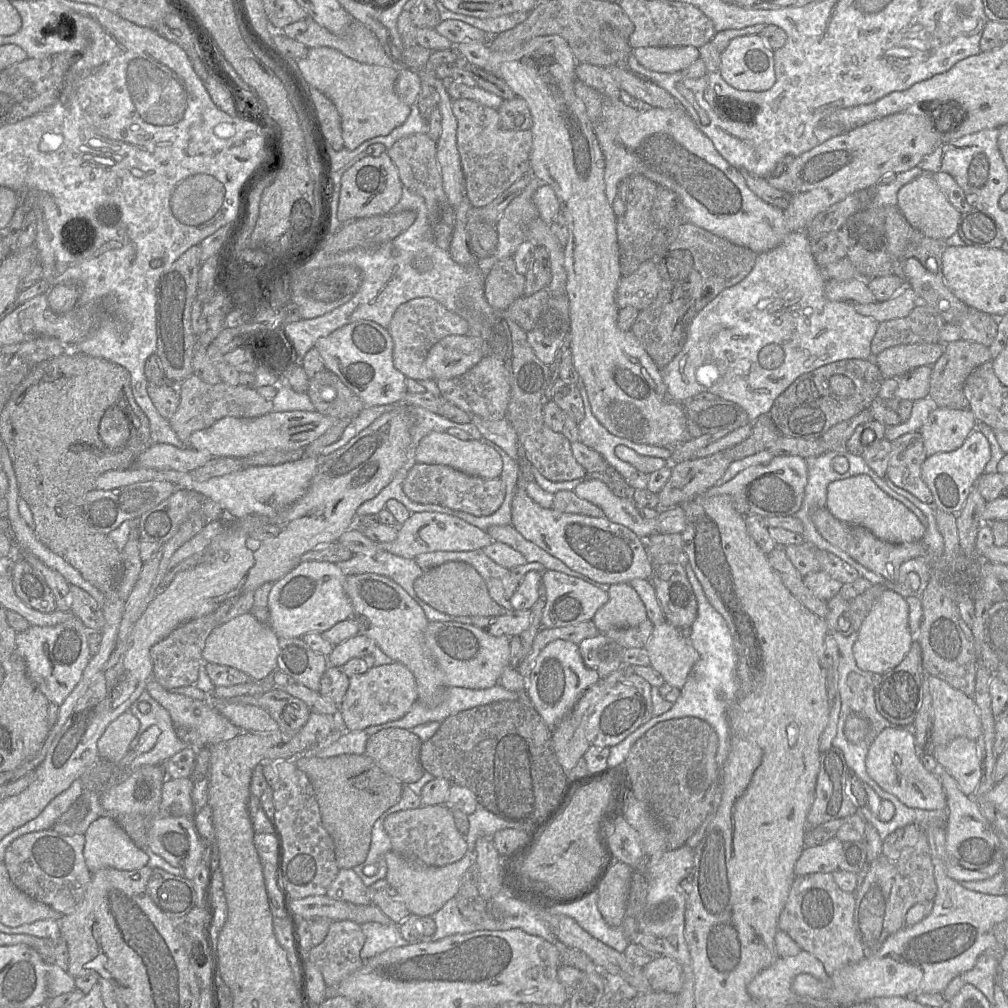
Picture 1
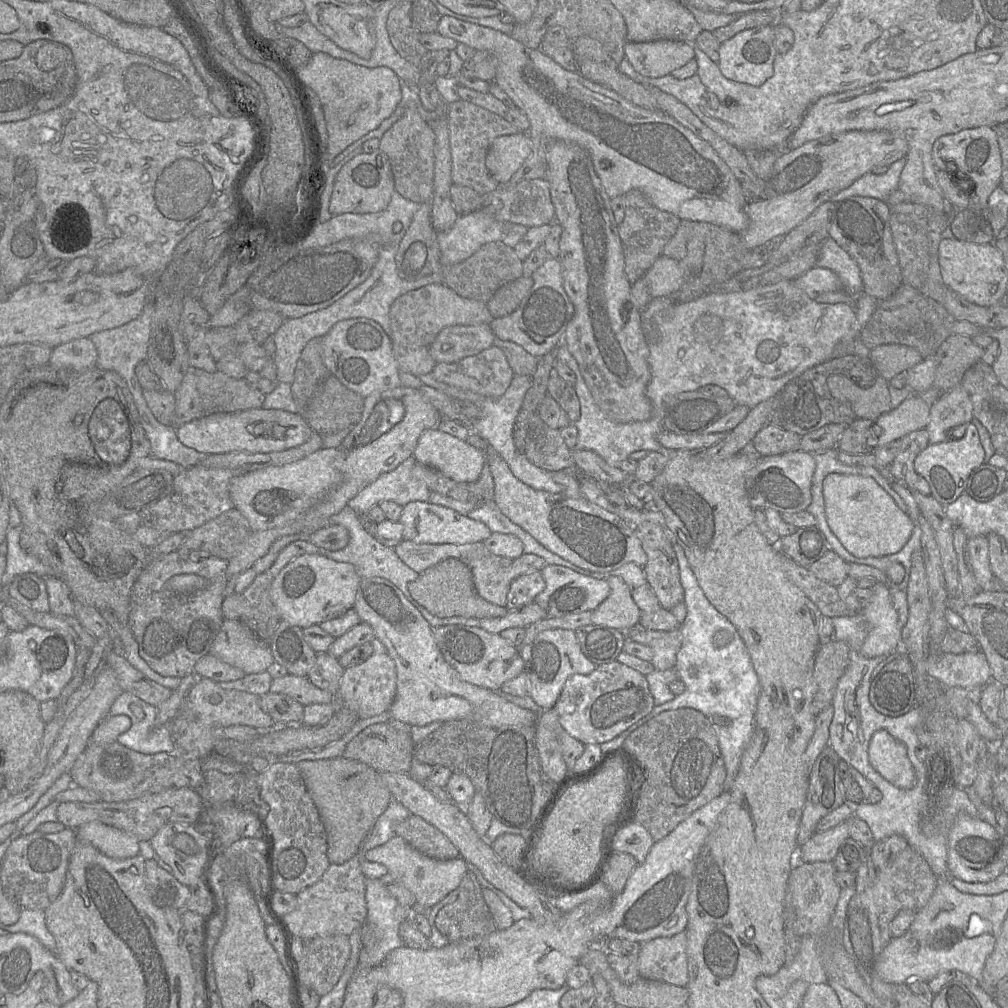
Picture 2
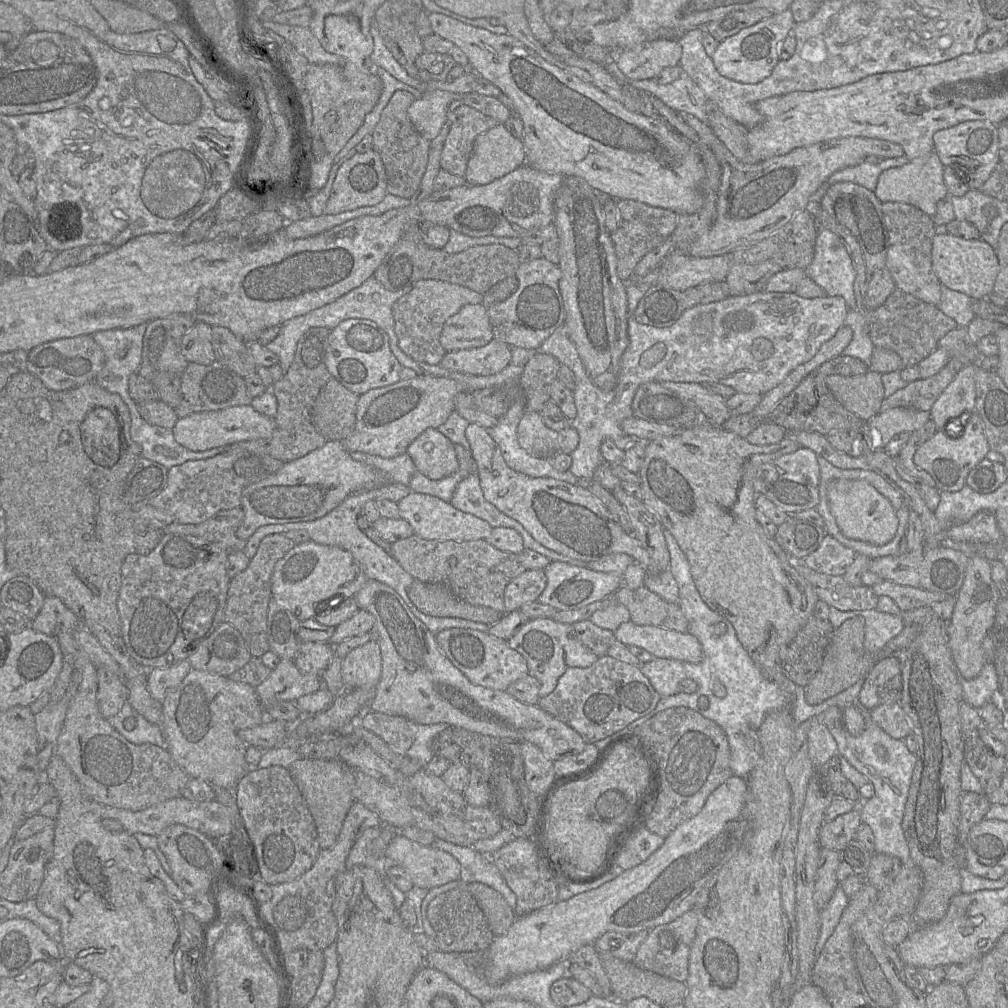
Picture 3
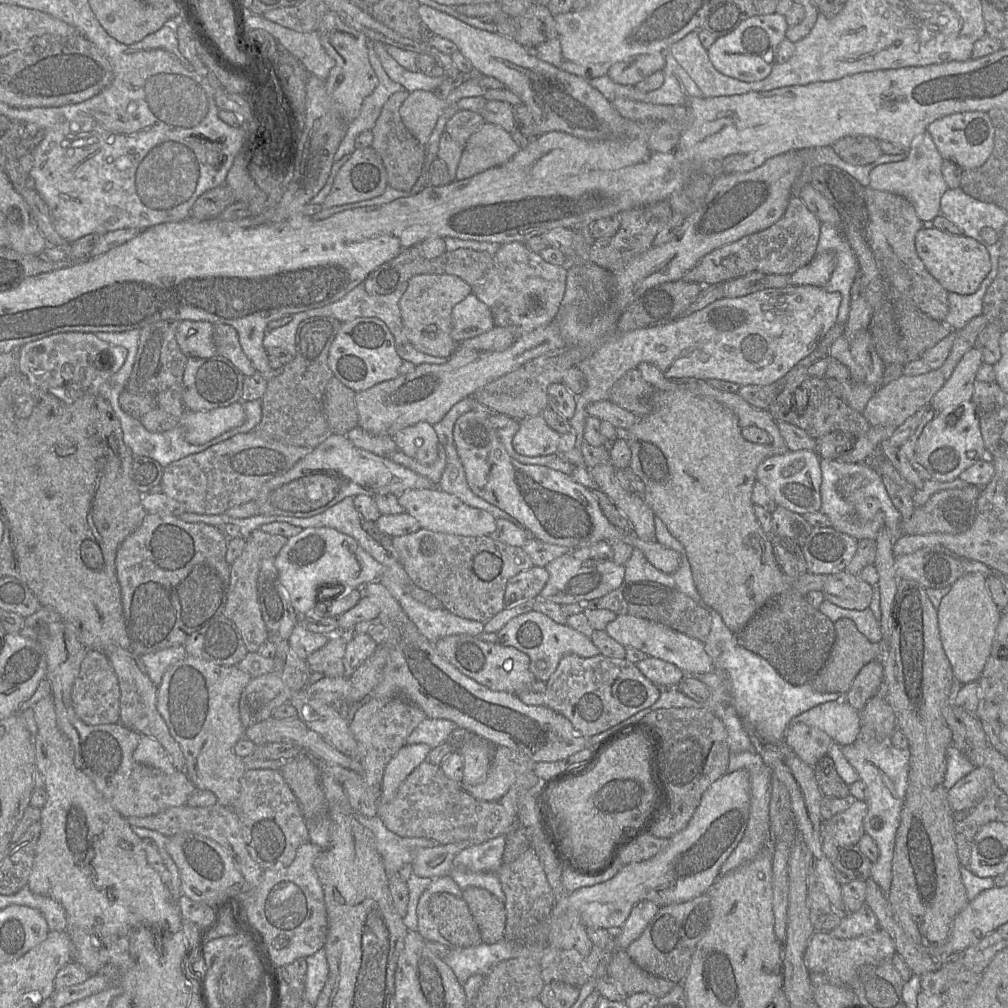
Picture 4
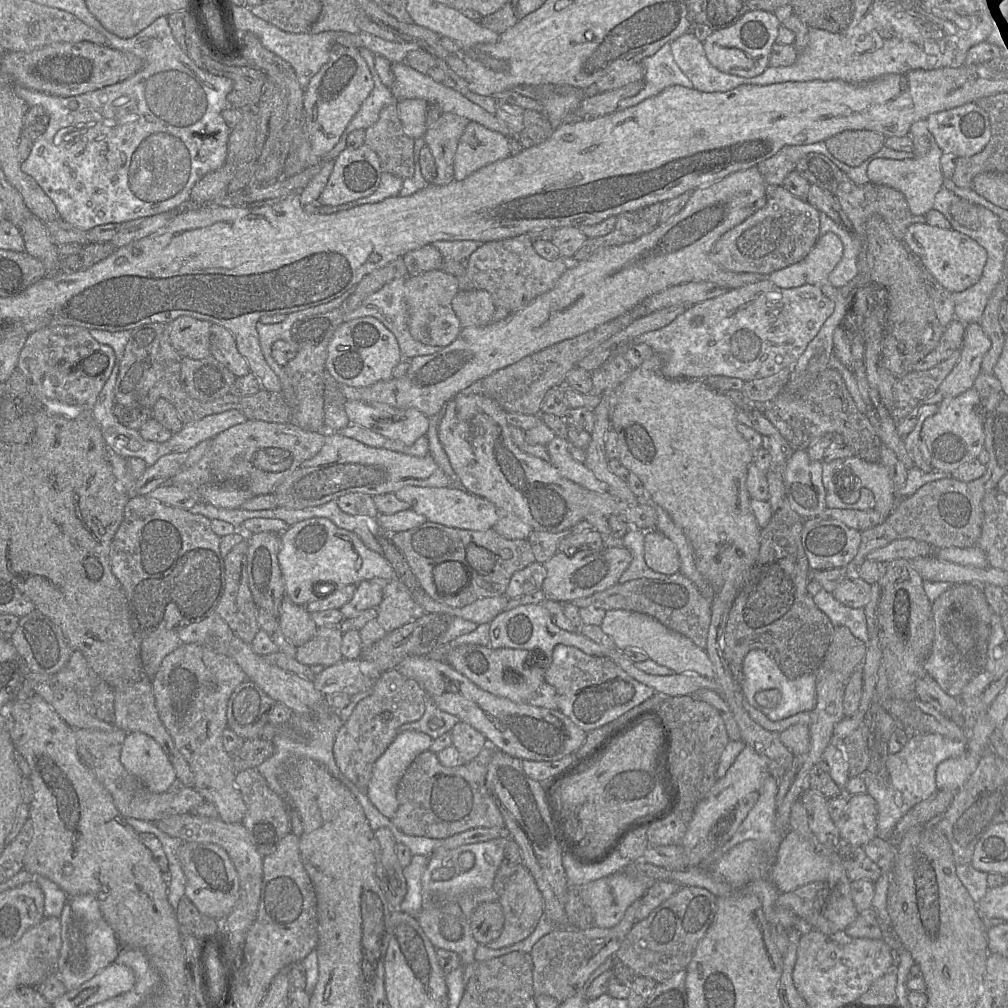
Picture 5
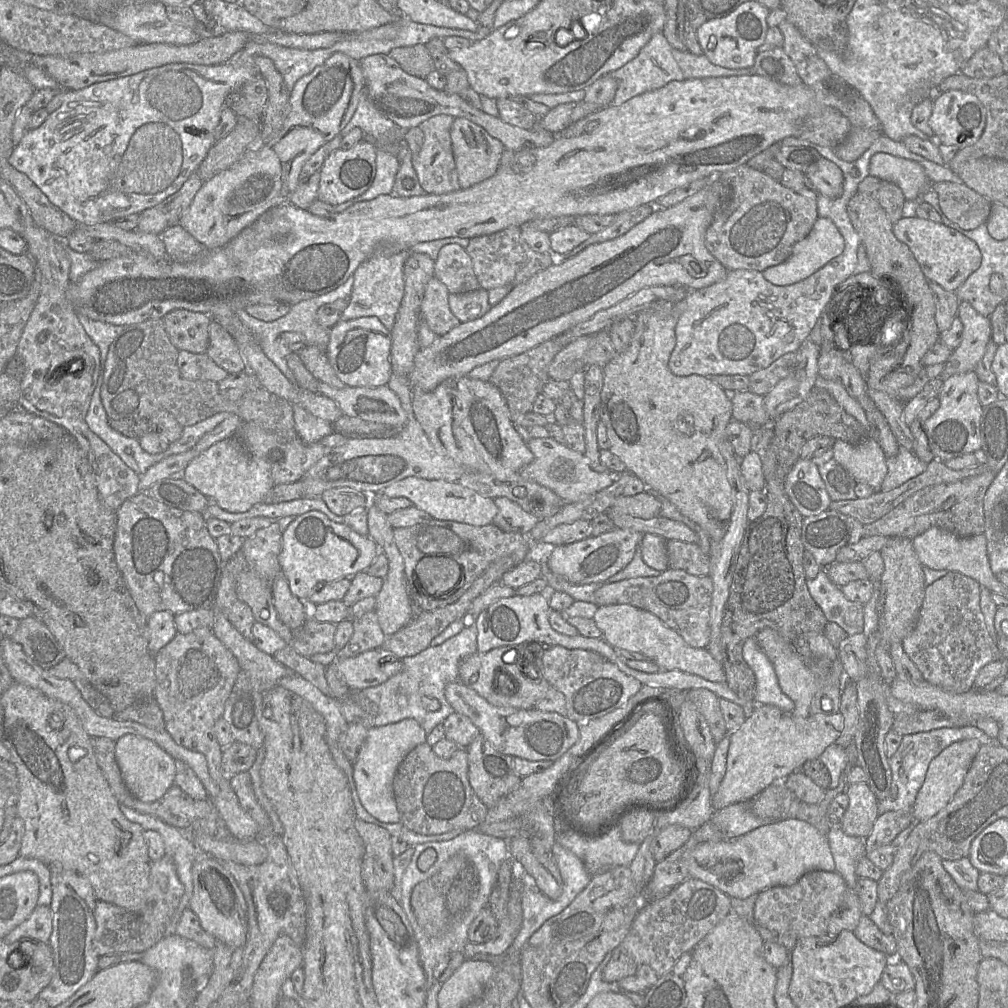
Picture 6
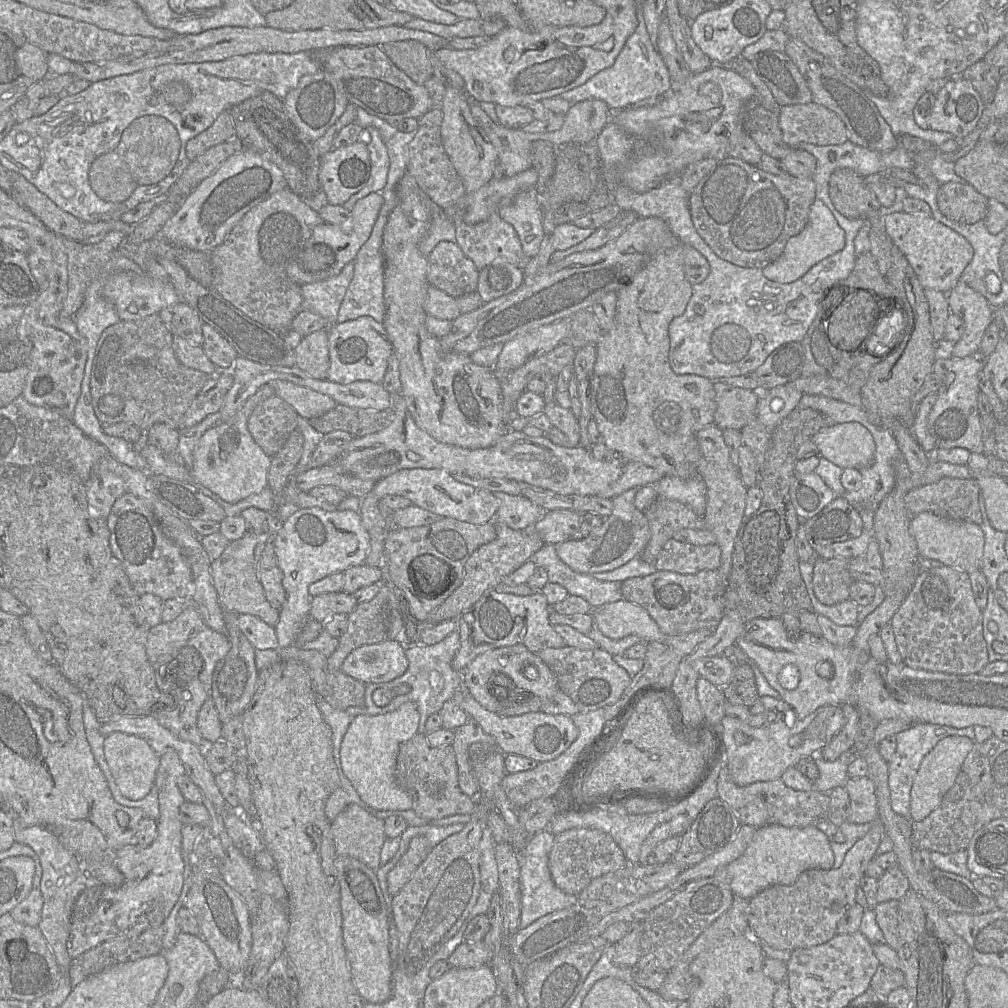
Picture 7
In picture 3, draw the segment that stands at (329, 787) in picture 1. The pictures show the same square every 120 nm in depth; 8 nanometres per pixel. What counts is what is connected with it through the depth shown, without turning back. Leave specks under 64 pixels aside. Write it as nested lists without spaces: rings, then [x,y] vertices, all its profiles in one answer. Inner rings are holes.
[[[302,757],[294,761],[288,770],[314,819],[321,850],[332,847],[342,830],[351,805],[356,801],[353,795],[355,787],[353,769],[340,759],[324,760]]]

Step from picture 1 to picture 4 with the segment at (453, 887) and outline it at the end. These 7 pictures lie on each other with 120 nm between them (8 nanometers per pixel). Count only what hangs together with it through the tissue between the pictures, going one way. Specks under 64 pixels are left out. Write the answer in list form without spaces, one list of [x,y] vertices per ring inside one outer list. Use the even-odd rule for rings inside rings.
[[[469,842],[440,844],[432,848],[418,848],[415,851],[412,873],[420,877],[438,878],[449,875],[455,856],[463,849],[472,846]]]

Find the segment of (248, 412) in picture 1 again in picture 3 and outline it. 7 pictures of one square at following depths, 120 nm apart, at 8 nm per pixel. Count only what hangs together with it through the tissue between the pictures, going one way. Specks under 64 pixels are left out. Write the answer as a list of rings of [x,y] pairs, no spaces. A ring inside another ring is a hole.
[[[215,361],[211,365],[188,363],[180,387],[180,403],[175,408],[178,418],[190,414],[212,410],[222,410],[229,407],[250,405],[253,398],[248,394],[245,379]]]

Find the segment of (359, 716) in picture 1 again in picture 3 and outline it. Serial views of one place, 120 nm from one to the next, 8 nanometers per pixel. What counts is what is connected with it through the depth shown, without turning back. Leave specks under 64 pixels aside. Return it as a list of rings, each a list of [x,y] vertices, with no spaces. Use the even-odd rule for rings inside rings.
[[[371,639],[350,651],[342,661],[341,672],[346,688],[376,688],[382,672],[379,644]]]

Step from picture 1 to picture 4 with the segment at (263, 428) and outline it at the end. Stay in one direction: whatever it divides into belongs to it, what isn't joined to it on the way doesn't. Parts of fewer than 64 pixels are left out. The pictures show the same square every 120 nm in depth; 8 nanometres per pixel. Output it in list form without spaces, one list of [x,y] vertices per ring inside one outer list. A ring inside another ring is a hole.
[[[242,401],[223,408],[206,411],[186,411],[179,419],[190,444],[204,444],[222,433],[241,426],[246,419]]]

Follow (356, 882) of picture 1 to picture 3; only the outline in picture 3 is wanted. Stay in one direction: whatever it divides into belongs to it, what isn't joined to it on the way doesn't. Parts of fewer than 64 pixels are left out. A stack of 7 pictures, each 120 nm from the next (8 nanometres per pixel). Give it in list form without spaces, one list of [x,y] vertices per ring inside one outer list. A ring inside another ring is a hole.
[[[354,801],[336,843],[330,848],[322,849],[312,867],[296,880],[271,885],[271,899],[261,903],[261,912],[276,929],[284,954],[301,948],[323,951],[336,941],[338,925],[332,911],[335,879],[347,870],[346,860],[357,836],[368,828],[380,826],[381,823],[375,812],[361,802]]]

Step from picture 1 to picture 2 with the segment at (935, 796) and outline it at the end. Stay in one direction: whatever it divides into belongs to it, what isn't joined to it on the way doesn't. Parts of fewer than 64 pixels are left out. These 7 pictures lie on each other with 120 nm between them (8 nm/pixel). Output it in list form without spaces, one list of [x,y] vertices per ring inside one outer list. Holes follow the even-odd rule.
[[[886,730],[876,731],[869,743],[869,762],[889,783],[900,789],[911,789],[916,783],[914,767],[904,743]]]

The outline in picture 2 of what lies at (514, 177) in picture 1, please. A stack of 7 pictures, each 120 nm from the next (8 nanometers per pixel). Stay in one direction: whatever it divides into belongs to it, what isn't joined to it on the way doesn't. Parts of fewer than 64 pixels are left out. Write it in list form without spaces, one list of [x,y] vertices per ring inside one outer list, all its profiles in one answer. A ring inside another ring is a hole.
[[[462,99],[448,105],[447,121],[453,184],[470,187],[481,196],[493,192],[501,184],[490,175],[486,167],[488,149],[495,138],[518,134],[521,133],[520,130],[507,122],[504,117]]]

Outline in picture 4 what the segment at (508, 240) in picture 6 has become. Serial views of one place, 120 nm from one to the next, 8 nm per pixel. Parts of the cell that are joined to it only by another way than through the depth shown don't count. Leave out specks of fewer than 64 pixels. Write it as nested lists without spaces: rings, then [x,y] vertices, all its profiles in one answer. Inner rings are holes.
[[[510,242],[499,246],[493,254],[492,265],[484,278],[472,289],[476,296],[490,308],[494,325],[514,329],[519,336],[558,319],[566,291],[567,272],[567,266],[556,266],[544,261],[540,254],[530,251],[525,243]]]

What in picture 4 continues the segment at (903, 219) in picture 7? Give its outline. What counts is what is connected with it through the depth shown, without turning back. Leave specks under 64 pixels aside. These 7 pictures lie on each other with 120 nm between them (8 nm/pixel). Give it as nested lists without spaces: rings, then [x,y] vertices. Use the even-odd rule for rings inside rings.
[[[923,227],[916,234],[915,247],[928,272],[947,292],[973,294],[991,270],[987,249],[971,237],[947,234],[935,227]]]

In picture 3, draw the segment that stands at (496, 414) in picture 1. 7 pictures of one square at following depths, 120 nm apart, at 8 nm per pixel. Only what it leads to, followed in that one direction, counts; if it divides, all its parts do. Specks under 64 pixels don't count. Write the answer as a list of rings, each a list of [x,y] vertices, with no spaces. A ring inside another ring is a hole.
[[[493,338],[483,347],[446,352],[439,364],[456,372],[488,376],[501,372],[510,362],[511,346]]]

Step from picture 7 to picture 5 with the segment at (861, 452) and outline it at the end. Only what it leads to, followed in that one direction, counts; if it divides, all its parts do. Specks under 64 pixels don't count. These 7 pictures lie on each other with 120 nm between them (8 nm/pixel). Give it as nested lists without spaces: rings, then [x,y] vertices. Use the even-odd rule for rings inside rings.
[[[856,455],[845,458],[845,467],[852,478],[853,486],[863,487],[874,495],[874,509],[884,521],[898,503],[897,492],[893,487],[887,469],[881,463],[867,462]]]

